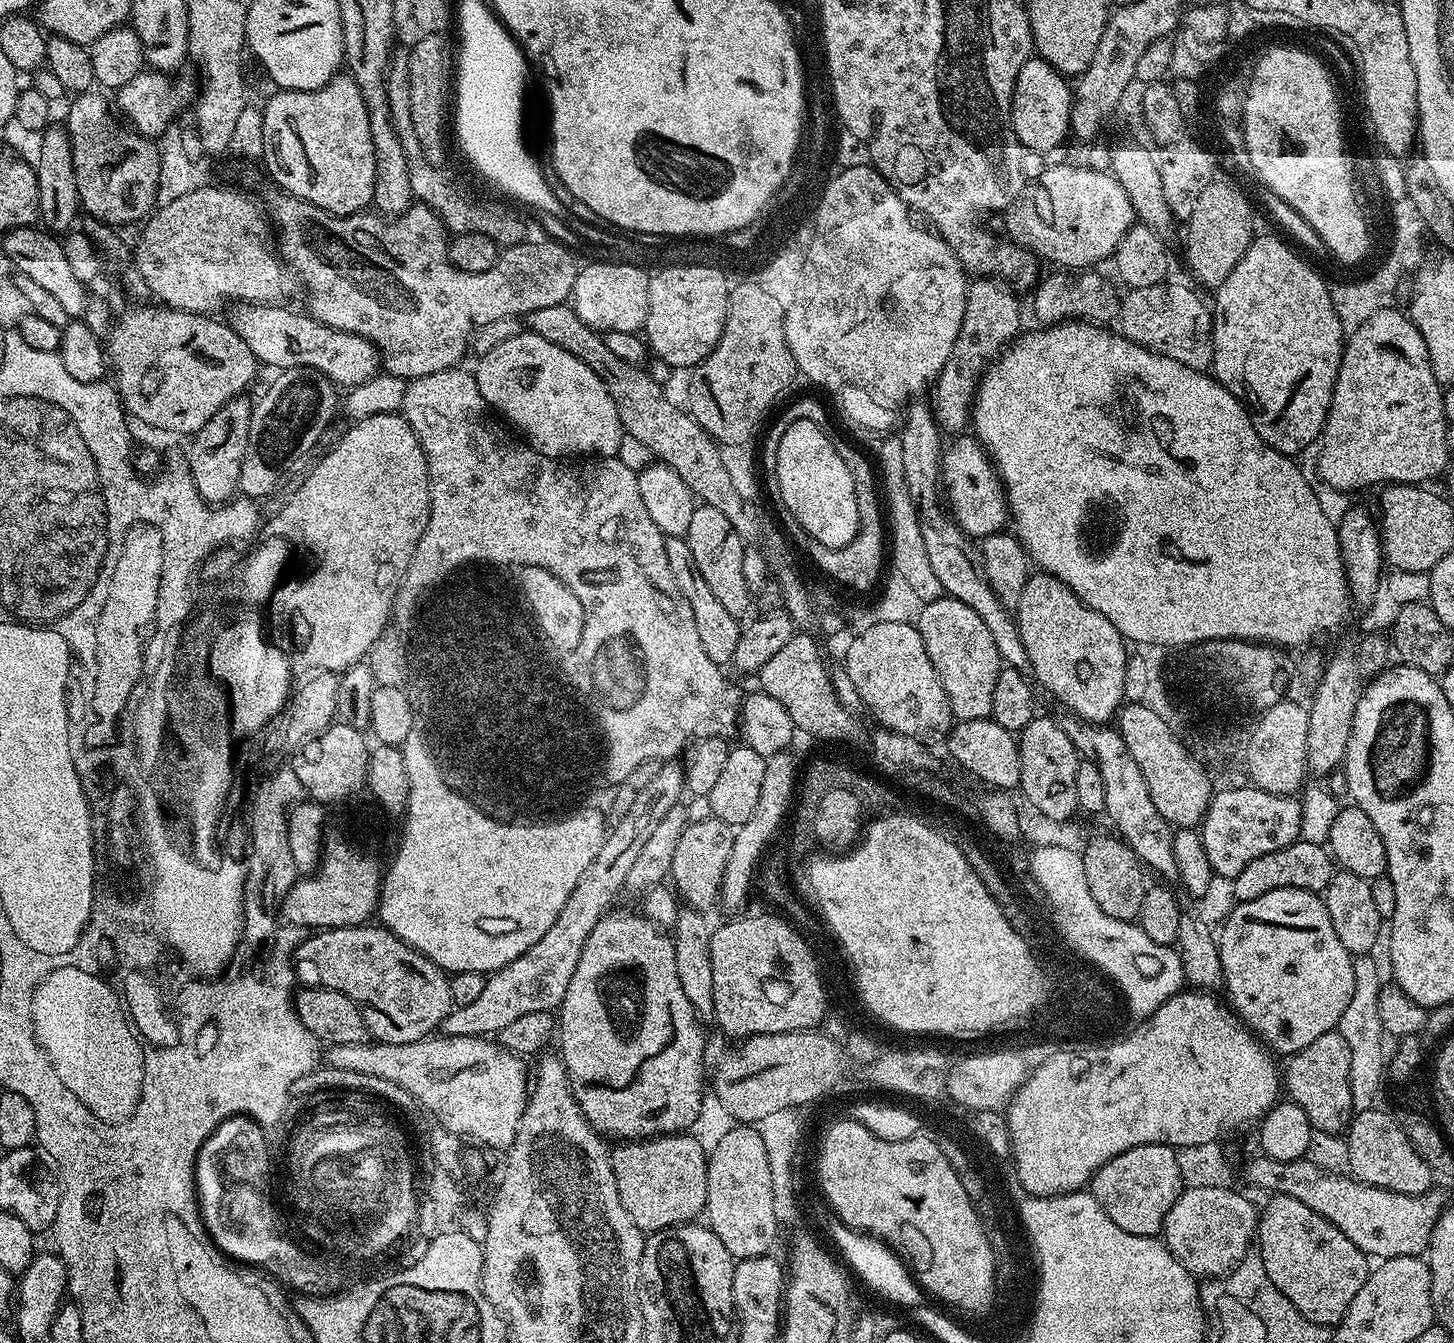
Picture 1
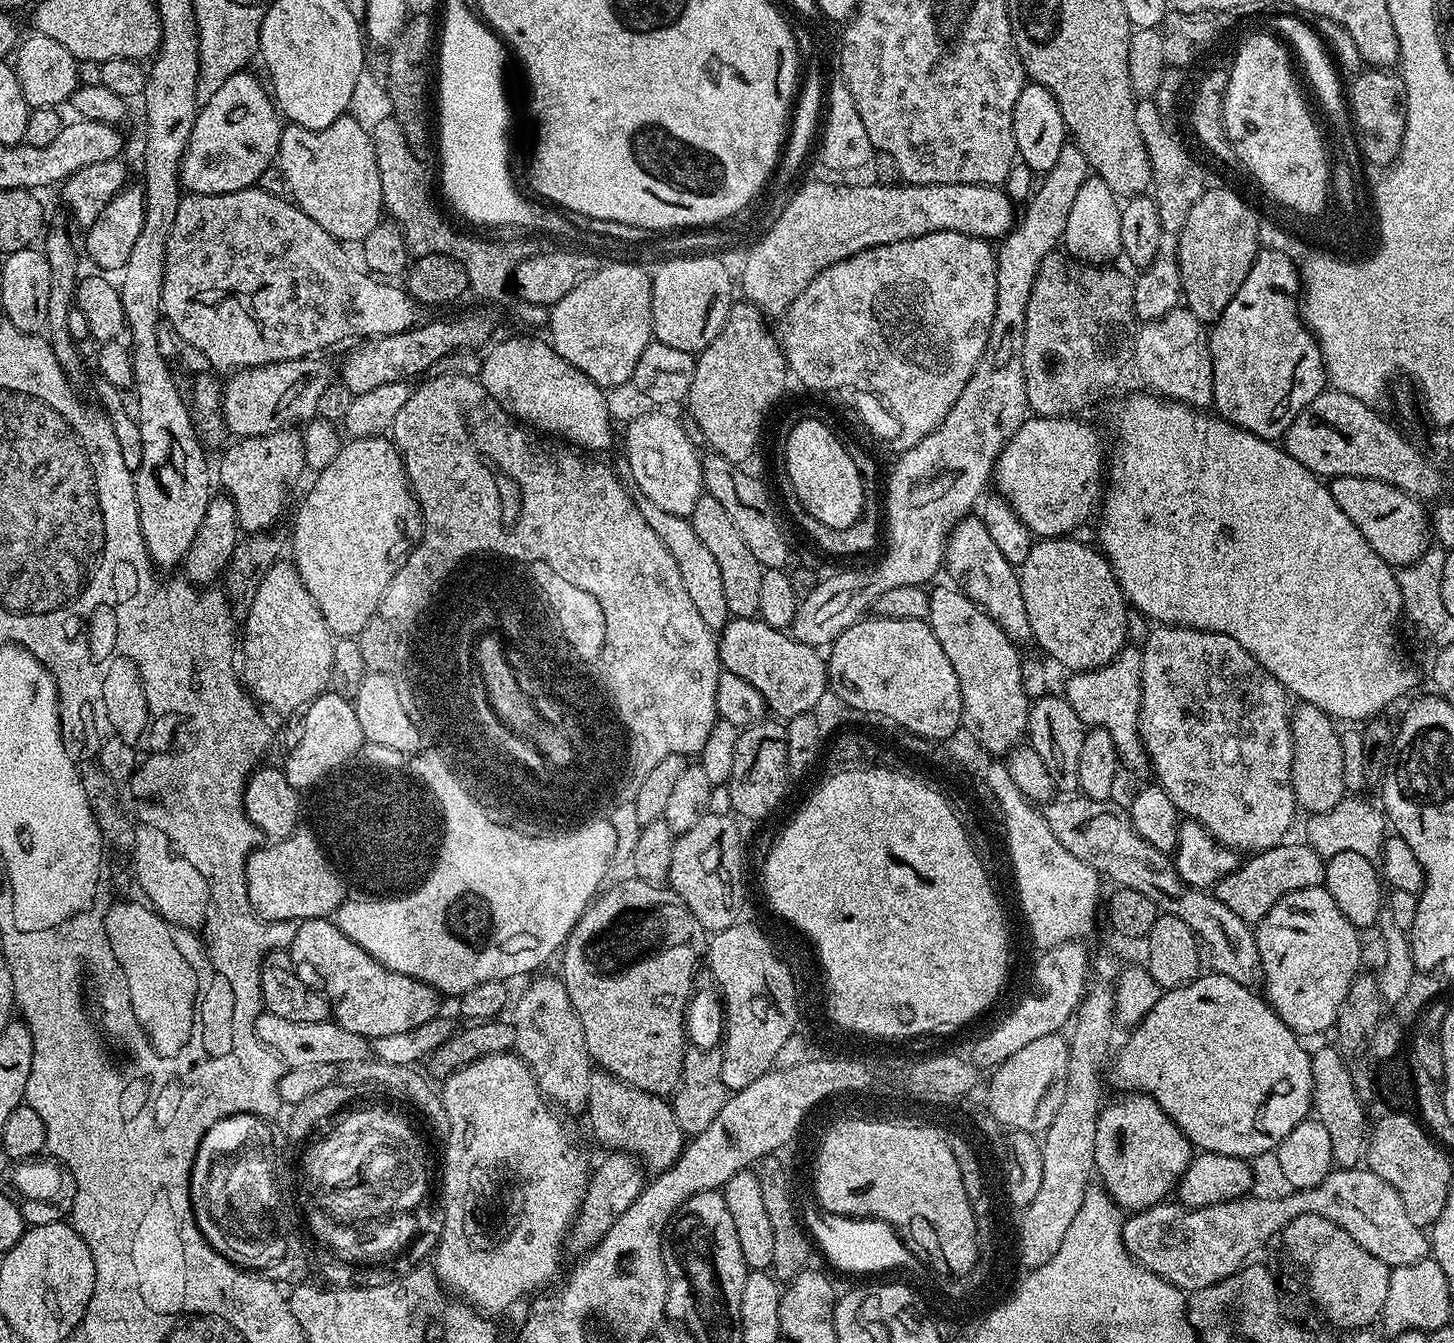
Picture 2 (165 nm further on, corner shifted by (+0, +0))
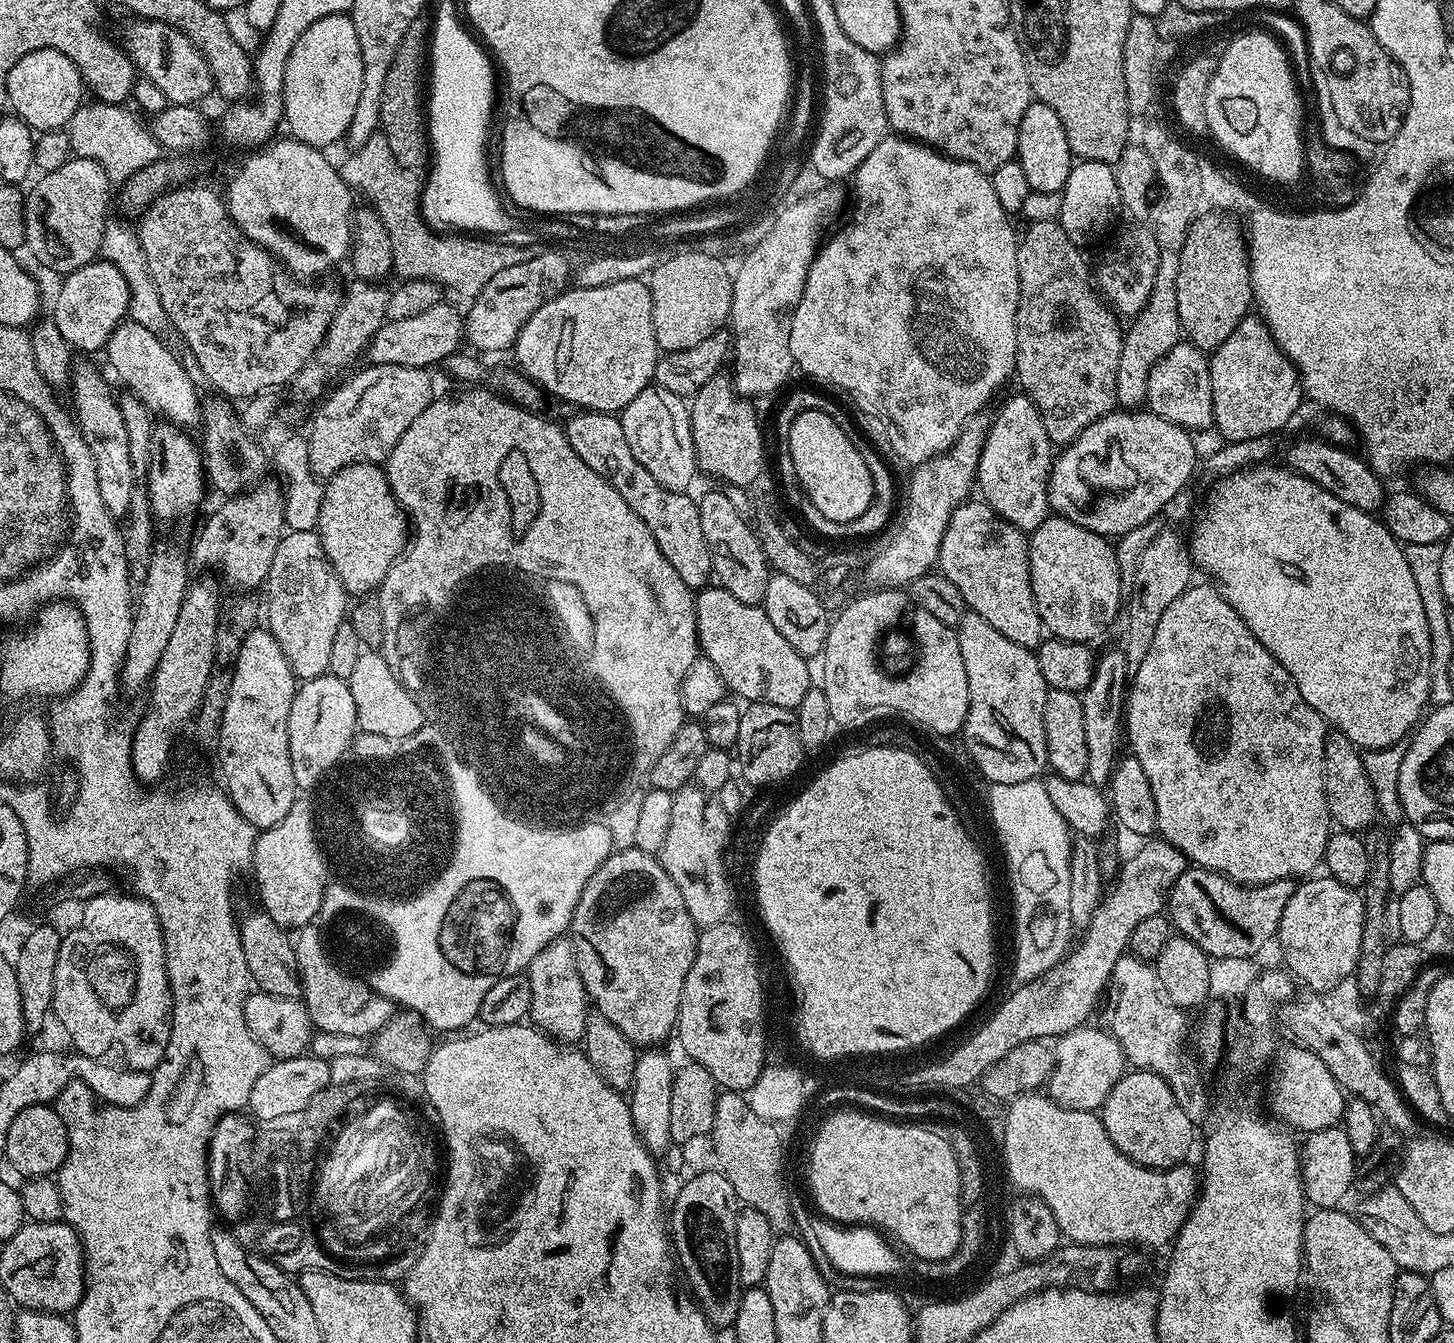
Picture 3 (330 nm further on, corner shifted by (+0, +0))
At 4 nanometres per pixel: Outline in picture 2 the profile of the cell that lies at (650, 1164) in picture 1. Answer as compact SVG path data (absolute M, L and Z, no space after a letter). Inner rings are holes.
M596 1070L593 1071L590 1078L590 1090L586 1101L587 1108L588 1124L592 1127L597 1142L604 1147L604 1150L630 1153L639 1159L649 1173L664 1172L684 1151L686 1134L678 1126L678 1118L674 1118L672 1105L663 1095L655 1092L643 1092L634 1085L627 1084L625 1080L611 1076L609 1072Z

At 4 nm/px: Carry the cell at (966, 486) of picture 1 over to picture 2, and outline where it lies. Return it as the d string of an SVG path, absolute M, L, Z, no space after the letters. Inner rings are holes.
M1029 415L1000 451L994 469L994 488L1018 513L1036 538L1064 538L1079 524L1093 519L1102 500L1102 477L1106 472L1104 440L1096 428L1083 424L1080 418Z

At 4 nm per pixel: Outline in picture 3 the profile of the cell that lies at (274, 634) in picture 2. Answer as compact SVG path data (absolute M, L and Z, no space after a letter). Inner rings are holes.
M288 532L281 536L278 551L274 553L274 562L270 565L267 588L266 627L274 634L278 646L282 646L282 654L286 654L286 662L290 662L293 674L301 681L325 675L328 672L334 634L338 626L345 623L350 596L344 591L338 574L332 569L332 563L324 556L324 547L316 532Z

